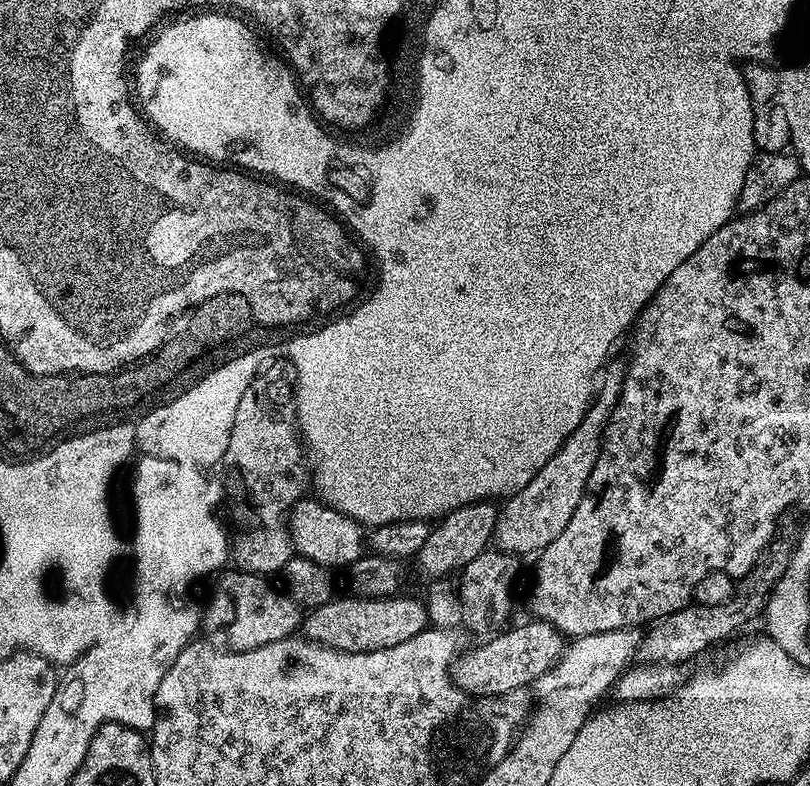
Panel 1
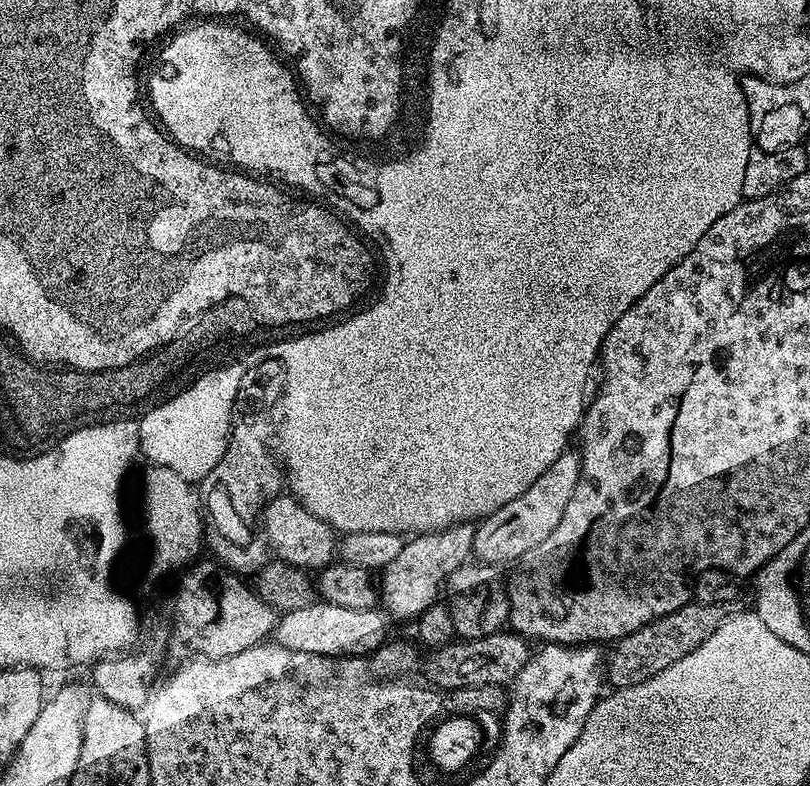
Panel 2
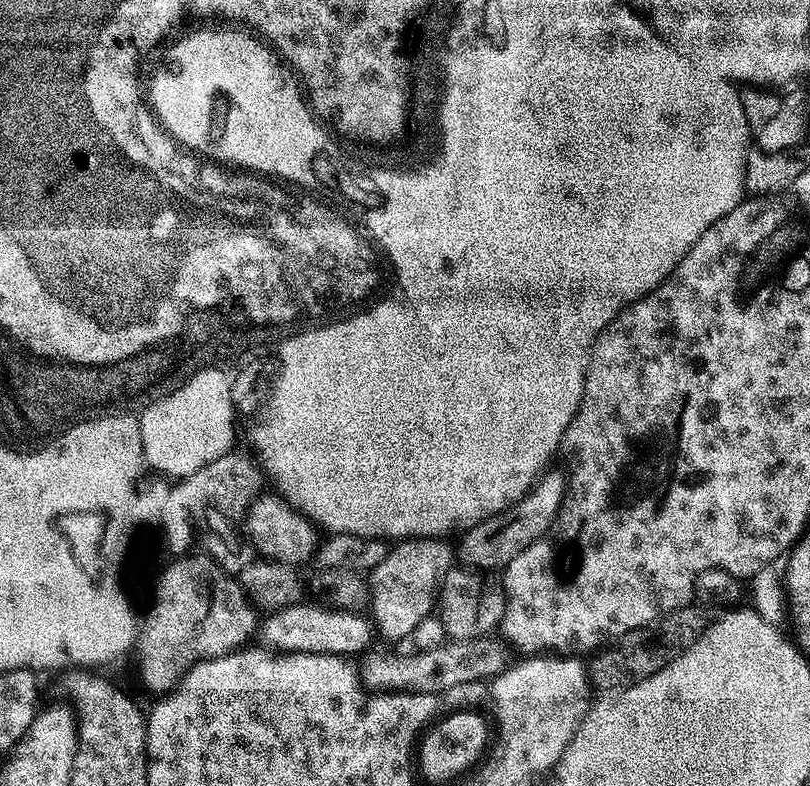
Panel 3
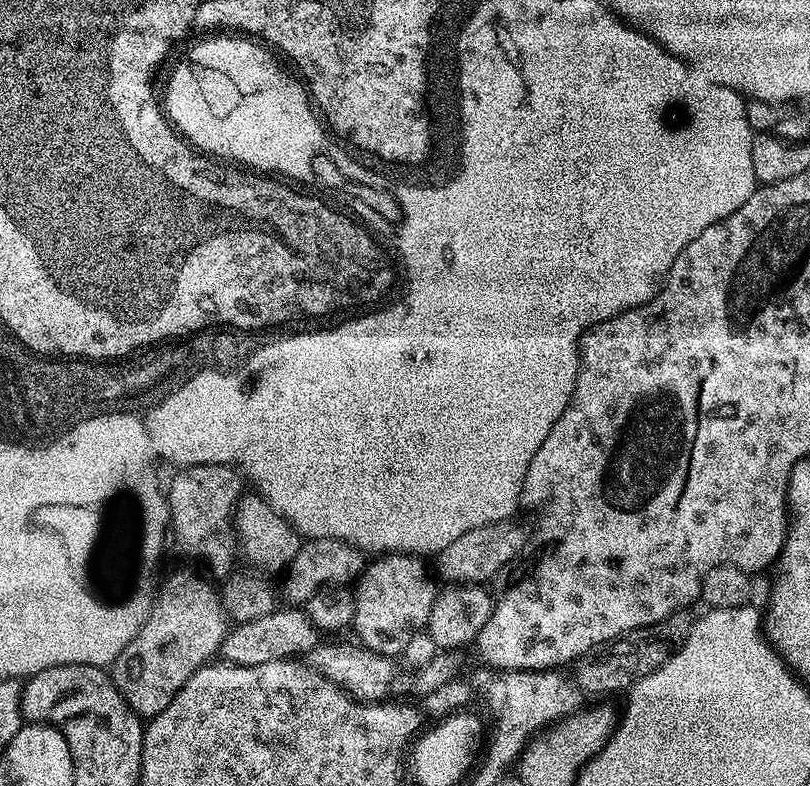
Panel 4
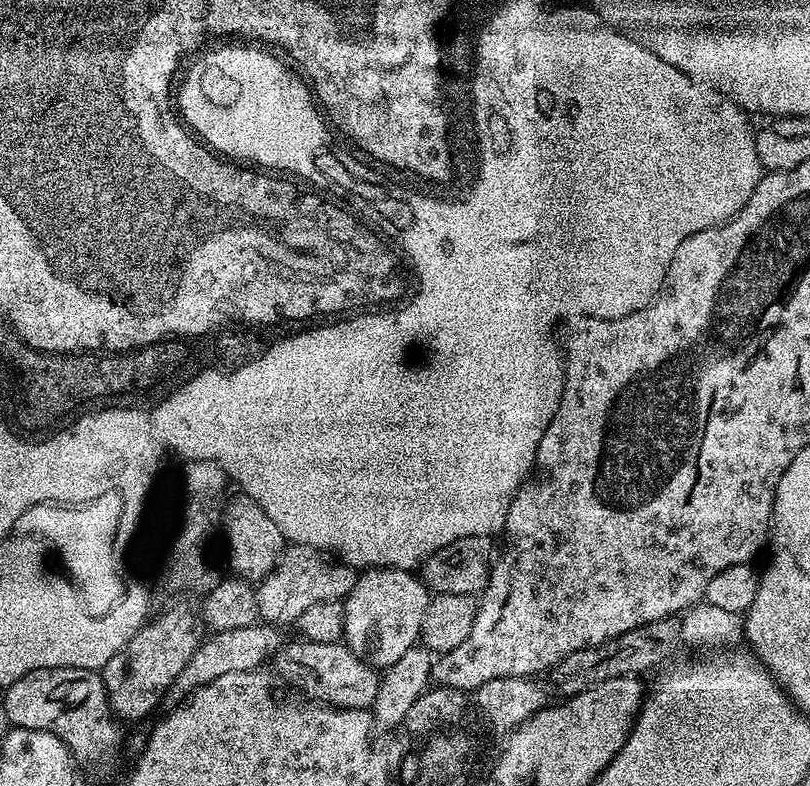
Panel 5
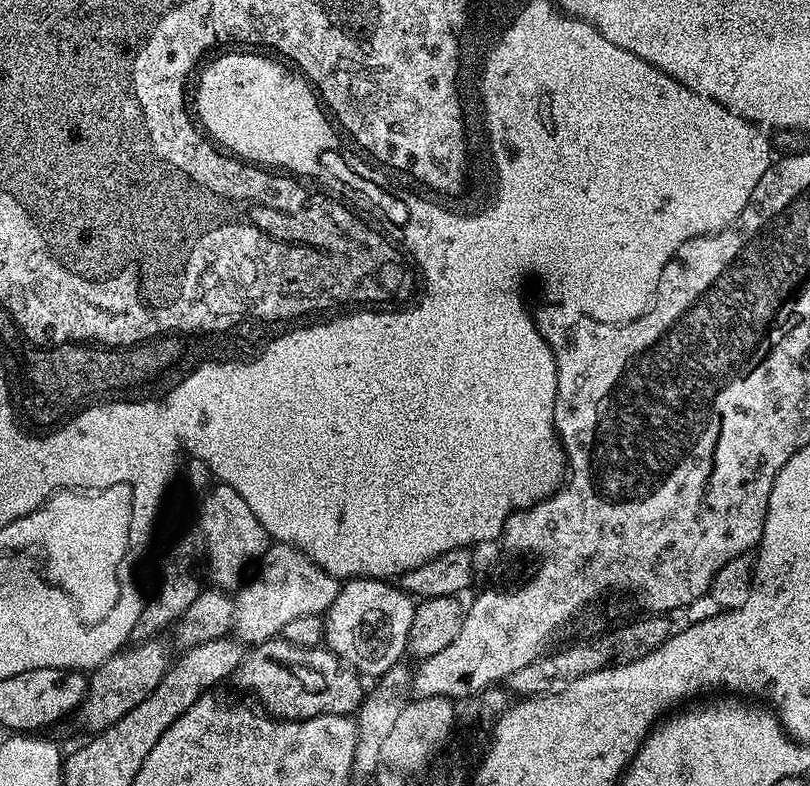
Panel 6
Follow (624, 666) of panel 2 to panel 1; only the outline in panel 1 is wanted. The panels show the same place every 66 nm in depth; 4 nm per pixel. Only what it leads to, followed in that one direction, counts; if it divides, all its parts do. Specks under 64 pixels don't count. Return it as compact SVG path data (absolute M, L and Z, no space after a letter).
M784 534L777 535L775 540L768 543L768 550L764 553L760 561L754 565L745 576L739 577L736 595L730 602L722 606L702 606L695 602L688 605L687 608L678 610L674 614L663 617L651 625L652 633L645 635L641 639L638 649L638 660L640 664L670 664L675 665L676 660L688 660L691 656L696 656L699 652L704 652L707 648L712 648L715 644L720 644L723 640L731 638L735 632L740 632L747 626L751 620L759 621L764 615L764 608L767 605L767 599L770 598L771 591L774 590L775 583L786 571L786 566L790 563L793 541L787 540Z

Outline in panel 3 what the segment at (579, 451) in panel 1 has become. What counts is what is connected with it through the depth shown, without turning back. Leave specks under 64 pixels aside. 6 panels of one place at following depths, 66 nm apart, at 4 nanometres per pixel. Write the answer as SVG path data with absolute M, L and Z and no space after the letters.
M548 470L537 479L534 487L525 492L523 498L516 504L511 504L505 512L499 512L493 516L485 515L484 519L479 520L474 527L467 529L459 537L460 540L460 556L458 552L458 560L461 565L467 566L472 570L485 570L484 568L496 568L502 570L514 558L518 558L518 554L522 554L522 550L526 550L526 546L530 546L538 538L542 538L548 533L548 529L556 523L556 515L560 512L560 503L564 500L564 490L566 487L566 476L563 471L552 472Z

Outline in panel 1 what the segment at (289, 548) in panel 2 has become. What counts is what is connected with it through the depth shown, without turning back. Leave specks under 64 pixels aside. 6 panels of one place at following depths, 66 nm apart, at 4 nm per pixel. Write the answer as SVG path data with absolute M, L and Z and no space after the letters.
M305 498L296 501L287 509L286 523L292 547L299 555L310 558L329 570L347 569L366 552L366 528L354 518L343 516L335 508L319 499Z

